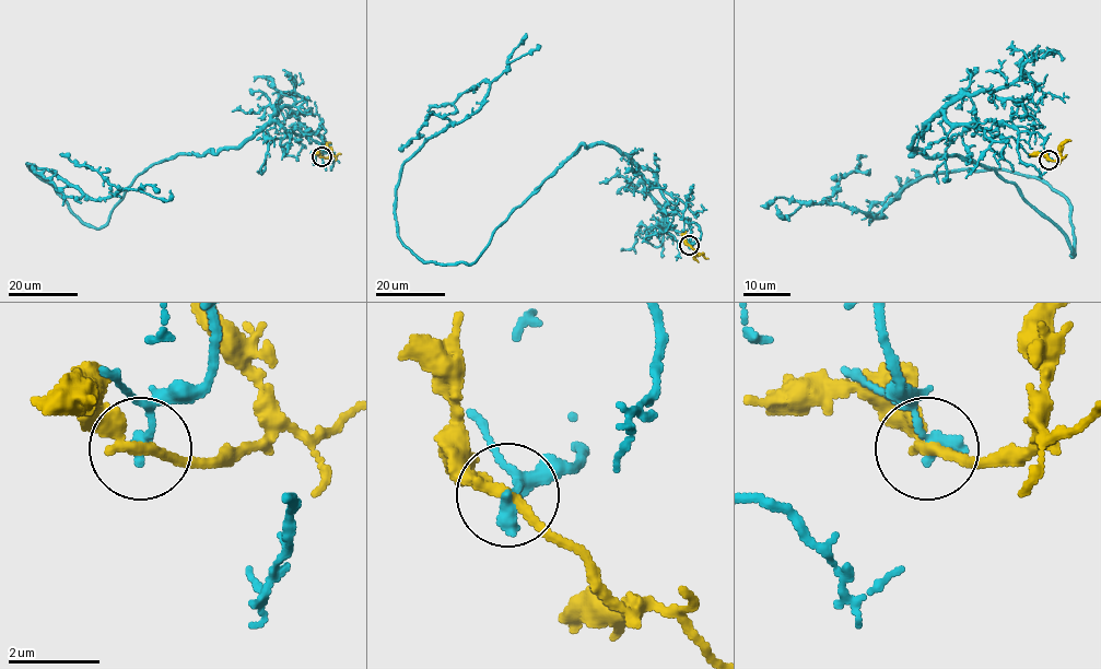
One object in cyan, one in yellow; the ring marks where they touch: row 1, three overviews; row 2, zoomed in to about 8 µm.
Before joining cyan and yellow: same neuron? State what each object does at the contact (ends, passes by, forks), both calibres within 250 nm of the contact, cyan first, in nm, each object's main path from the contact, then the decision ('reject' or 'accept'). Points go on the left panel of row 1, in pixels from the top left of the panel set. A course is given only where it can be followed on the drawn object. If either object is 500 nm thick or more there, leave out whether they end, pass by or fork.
cyan ends; yellow passes by; calibres 360 and 240 nm; course cyan (321, 156), (324, 136), (269, 121), (155, 162), (97, 229), (27, 164), (97, 200), (121, 189), (59, 154); course yellow (321, 156), (331, 155), (328, 147), (330, 143); reject

